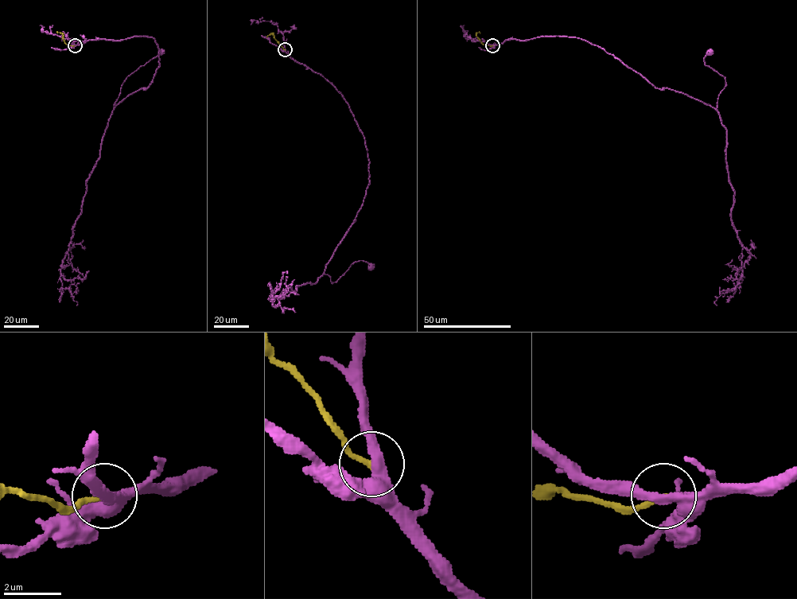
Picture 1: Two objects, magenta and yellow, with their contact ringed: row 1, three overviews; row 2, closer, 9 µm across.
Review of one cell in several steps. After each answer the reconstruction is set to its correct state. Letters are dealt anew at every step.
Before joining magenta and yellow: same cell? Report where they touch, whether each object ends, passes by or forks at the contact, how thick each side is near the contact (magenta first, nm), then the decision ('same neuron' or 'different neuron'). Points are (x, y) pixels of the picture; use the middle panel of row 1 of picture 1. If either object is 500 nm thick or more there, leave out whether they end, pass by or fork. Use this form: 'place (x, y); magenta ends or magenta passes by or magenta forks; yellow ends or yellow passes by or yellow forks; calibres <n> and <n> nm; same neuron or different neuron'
place (285, 49); magenta passes by; yellow ends; calibres 400 and 190 nm; different neuron

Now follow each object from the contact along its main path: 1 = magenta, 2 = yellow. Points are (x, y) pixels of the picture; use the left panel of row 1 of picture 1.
1: (75, 45), (134, 36), (155, 40), (159, 66), (153, 81), (114, 108), (126, 76), (161, 52)
2: (75, 45), (67, 44), (63, 35), (56, 33)

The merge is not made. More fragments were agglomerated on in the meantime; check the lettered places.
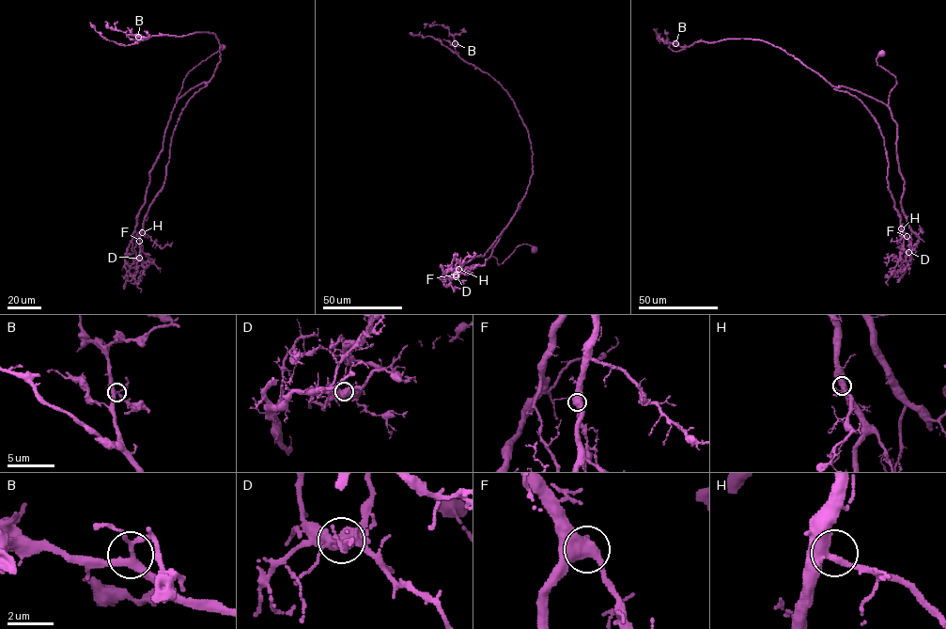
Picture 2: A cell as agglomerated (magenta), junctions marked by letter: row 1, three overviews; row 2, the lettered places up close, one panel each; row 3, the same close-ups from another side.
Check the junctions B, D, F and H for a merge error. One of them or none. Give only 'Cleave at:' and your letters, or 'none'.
Cleave at: D

